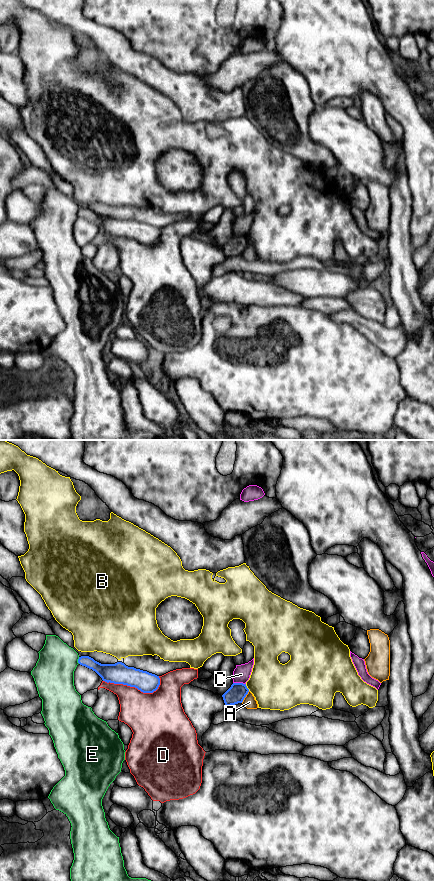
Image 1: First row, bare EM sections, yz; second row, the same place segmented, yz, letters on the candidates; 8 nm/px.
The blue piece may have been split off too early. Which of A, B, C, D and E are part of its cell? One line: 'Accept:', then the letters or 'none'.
Accept: none

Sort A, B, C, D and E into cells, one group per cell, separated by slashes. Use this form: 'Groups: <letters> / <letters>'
Groups: A / B / C / D / E

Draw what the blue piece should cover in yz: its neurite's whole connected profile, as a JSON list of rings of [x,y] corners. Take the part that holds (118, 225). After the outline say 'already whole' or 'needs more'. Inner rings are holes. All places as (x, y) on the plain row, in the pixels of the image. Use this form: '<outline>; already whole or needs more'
[[[81,208],[78,215],[95,223],[107,235],[135,239],[143,245],[153,245],[160,237],[159,228],[134,219],[128,219],[122,214],[101,216],[89,208]]]; already whole

